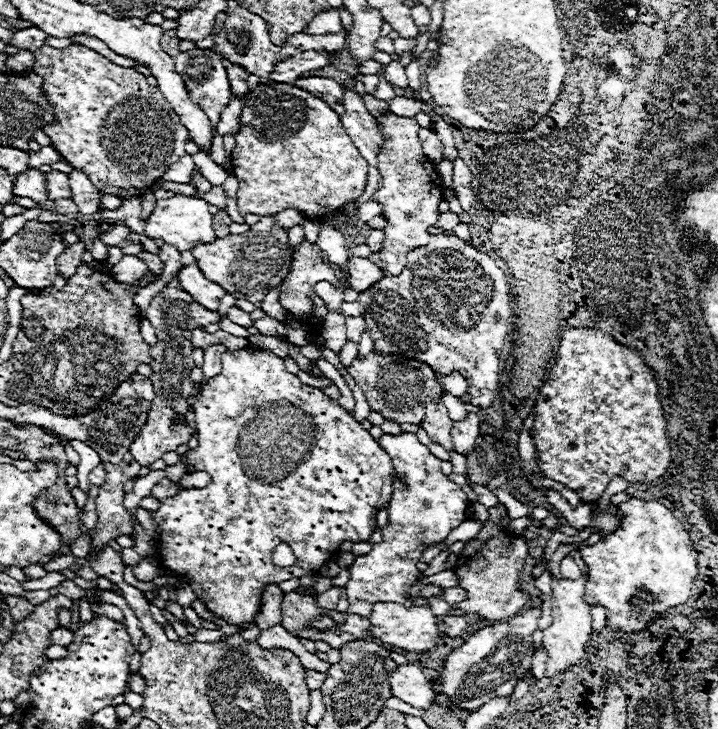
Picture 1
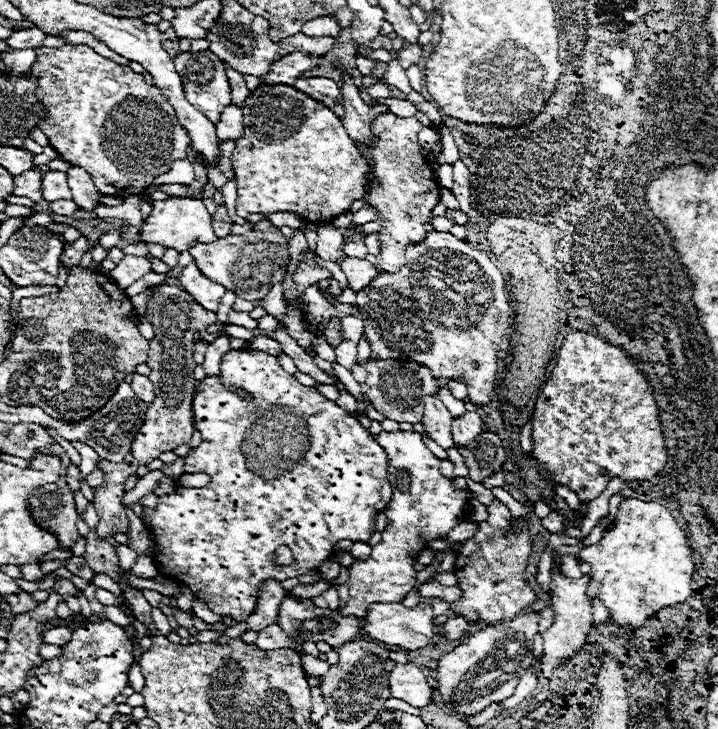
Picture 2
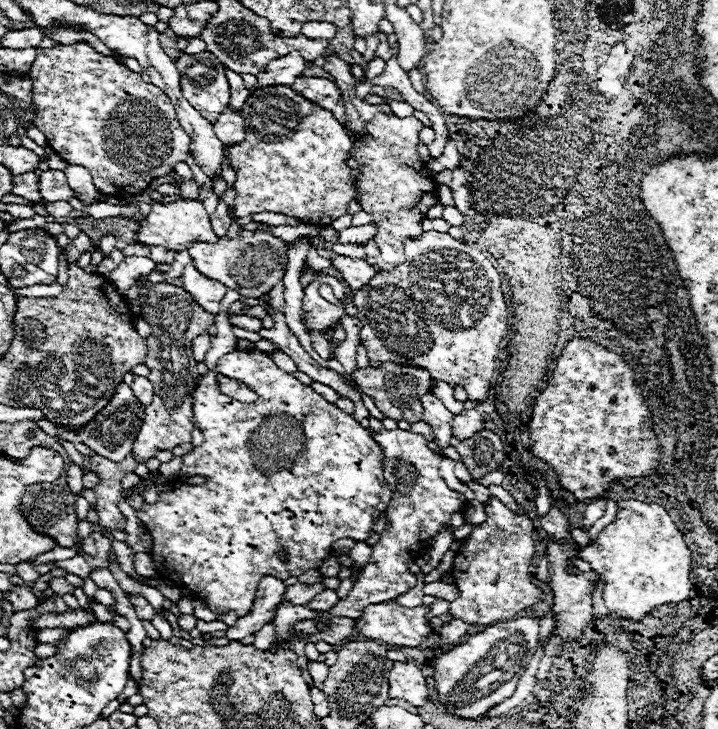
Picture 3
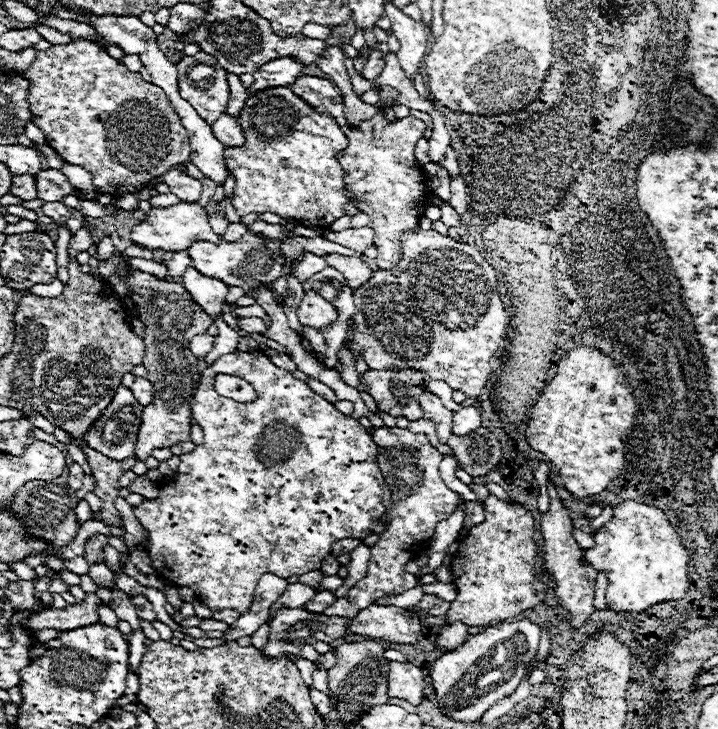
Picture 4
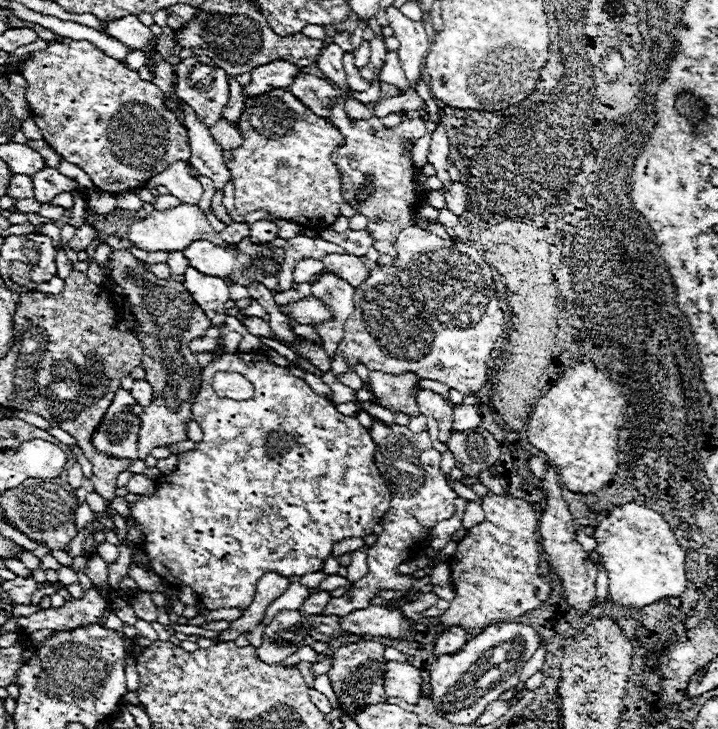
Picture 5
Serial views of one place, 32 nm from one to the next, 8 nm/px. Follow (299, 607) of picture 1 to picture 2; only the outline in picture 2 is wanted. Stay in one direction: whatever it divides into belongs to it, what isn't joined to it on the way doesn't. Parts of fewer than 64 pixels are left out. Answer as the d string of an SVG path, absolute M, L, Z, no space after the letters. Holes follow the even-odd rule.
M288 596L282 600L282 604L278 608L278 622L276 624L298 646L304 646L304 642L320 642L322 640L322 642L328 642L334 648L340 648L342 644L364 636L360 618L356 618L356 616L340 616L336 612L322 612L322 610L312 606L312 600L296 602L294 598L288 598Z

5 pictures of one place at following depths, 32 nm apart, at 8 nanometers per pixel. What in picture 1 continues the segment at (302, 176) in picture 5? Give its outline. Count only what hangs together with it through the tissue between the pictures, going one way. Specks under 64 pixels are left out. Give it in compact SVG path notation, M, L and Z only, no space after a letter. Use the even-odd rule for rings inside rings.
M258 84L244 100L240 122L242 130L232 150L232 172L238 178L240 214L276 214L292 208L306 218L322 220L334 212L342 212L344 206L362 196L368 164L346 134L340 116L316 96L308 96L308 92L288 84Z

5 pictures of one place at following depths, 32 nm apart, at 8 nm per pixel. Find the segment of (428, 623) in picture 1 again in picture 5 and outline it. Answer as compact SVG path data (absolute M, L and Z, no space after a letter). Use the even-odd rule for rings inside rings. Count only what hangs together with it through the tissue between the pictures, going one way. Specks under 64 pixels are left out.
M368 606L340 616L340 630L346 634L372 634L386 638L412 638L418 634L402 616L402 610L388 612L382 606Z

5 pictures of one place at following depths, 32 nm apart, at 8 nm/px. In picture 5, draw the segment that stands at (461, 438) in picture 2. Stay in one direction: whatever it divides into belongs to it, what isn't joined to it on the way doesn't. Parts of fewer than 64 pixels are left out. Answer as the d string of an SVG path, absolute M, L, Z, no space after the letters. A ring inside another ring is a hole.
M458 404L454 406L454 430L456 432L466 432L474 426L480 424L480 414L476 410L476 406L464 406L464 404Z

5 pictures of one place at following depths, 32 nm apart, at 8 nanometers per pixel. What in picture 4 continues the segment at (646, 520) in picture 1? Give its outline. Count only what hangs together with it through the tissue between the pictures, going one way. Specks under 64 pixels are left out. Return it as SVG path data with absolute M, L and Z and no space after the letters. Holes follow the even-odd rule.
M632 500L622 502L614 508L612 520L594 534L594 540L596 546L584 550L584 560L606 572L606 604L612 610L642 612L664 600L680 600L686 594L688 584L682 584L682 542L662 510Z

